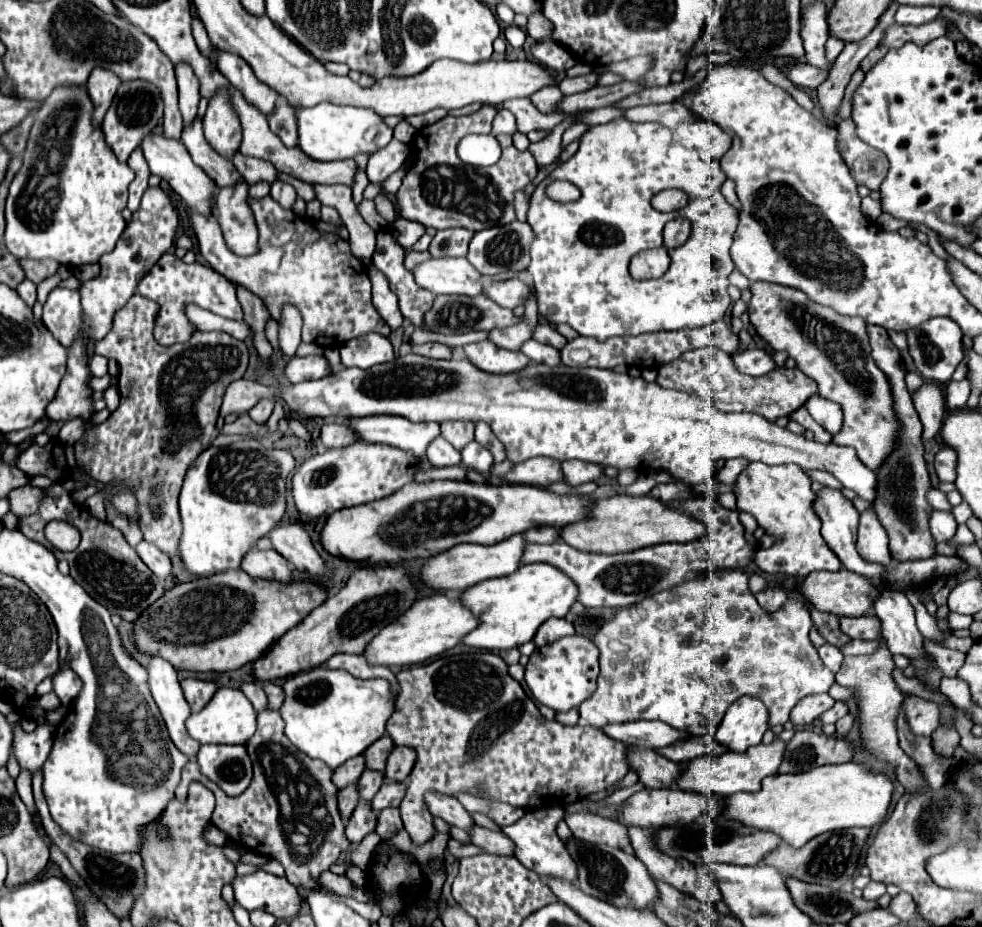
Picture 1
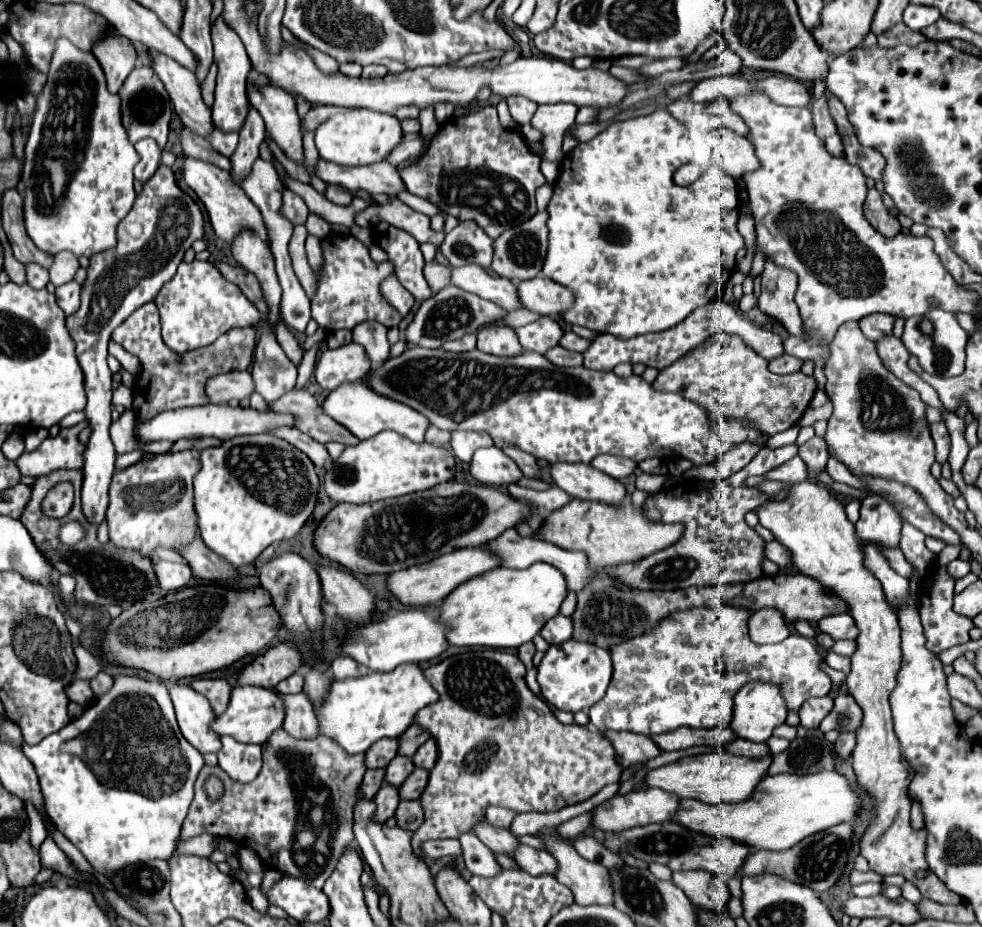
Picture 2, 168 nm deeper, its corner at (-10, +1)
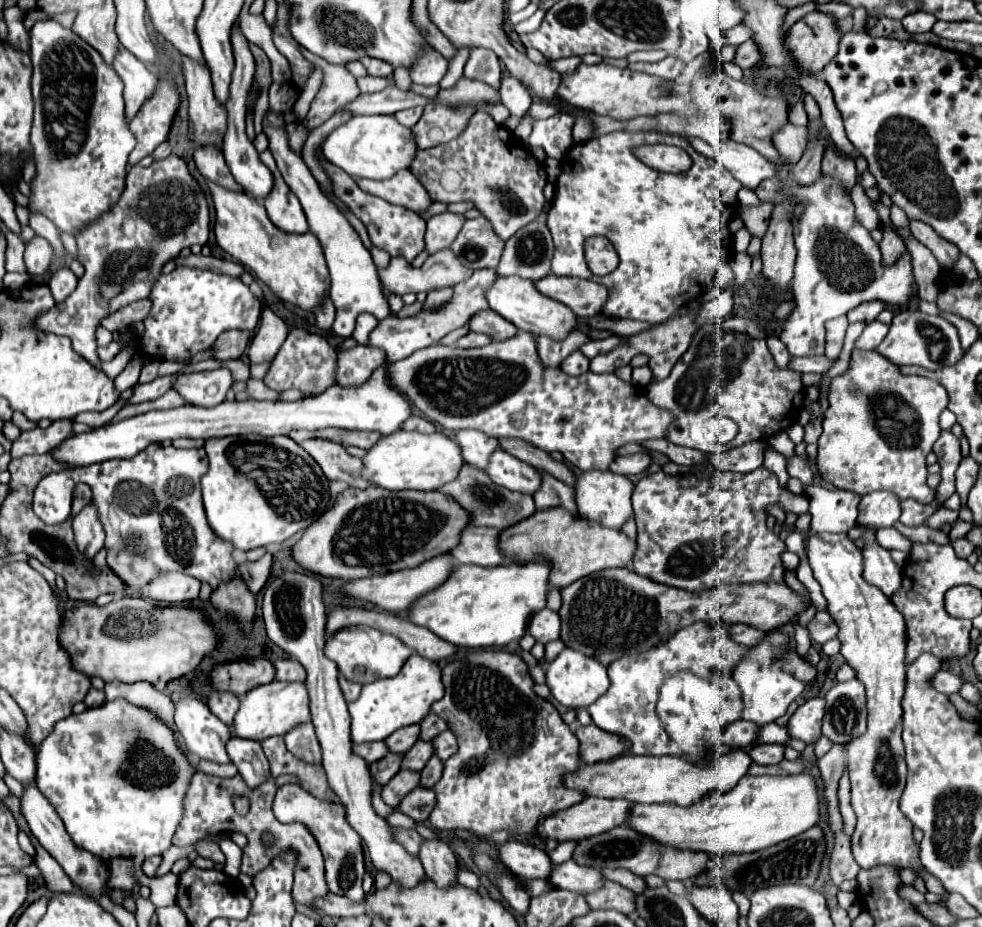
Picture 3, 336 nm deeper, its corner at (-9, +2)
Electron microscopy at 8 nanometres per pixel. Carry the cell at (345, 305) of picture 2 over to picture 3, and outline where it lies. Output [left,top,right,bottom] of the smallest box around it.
[379,248,473,296]

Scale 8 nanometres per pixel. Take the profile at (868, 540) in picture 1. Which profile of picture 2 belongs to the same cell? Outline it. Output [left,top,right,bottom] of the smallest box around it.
[856,495,902,547]

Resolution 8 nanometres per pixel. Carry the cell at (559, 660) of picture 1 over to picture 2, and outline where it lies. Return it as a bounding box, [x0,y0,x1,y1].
[538,639,612,711]

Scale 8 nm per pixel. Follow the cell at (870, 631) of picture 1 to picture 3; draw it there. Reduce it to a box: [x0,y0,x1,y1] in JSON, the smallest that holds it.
[807,610,835,644]

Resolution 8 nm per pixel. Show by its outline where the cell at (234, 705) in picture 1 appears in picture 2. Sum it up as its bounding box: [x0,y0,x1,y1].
[210,685,284,745]

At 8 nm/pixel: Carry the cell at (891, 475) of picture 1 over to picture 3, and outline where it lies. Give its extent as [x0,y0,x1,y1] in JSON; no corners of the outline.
[847,300,883,322]

